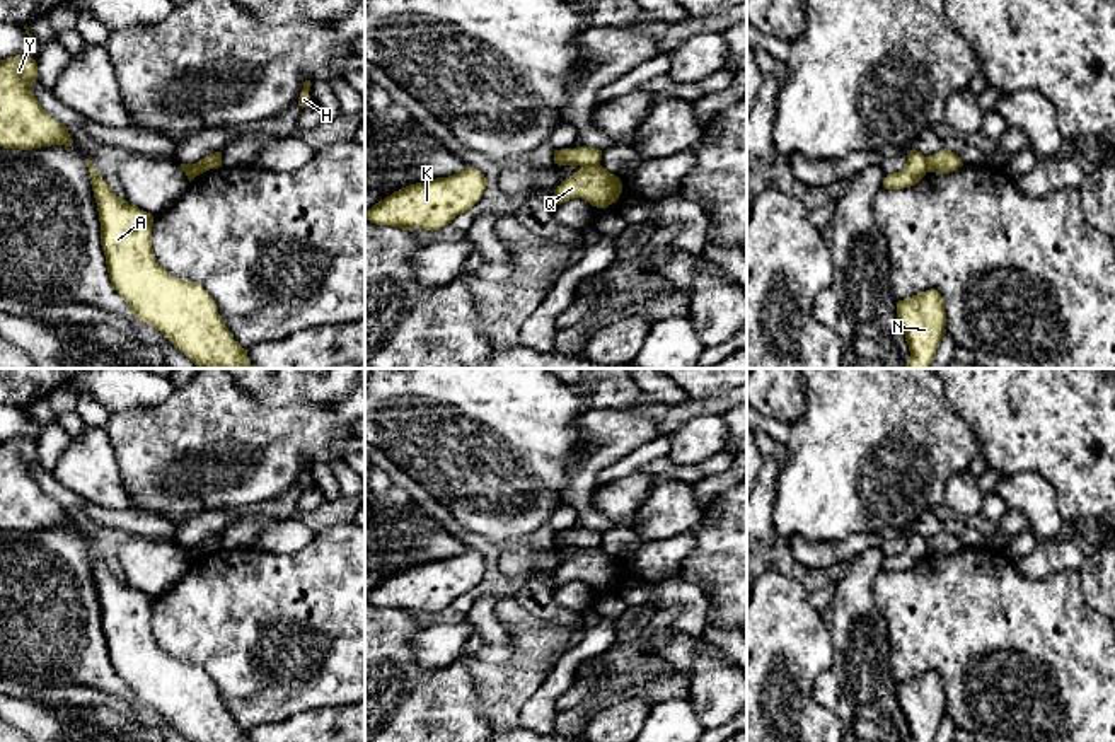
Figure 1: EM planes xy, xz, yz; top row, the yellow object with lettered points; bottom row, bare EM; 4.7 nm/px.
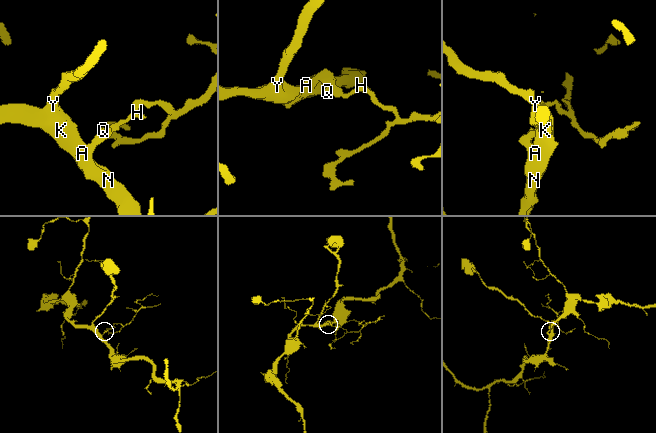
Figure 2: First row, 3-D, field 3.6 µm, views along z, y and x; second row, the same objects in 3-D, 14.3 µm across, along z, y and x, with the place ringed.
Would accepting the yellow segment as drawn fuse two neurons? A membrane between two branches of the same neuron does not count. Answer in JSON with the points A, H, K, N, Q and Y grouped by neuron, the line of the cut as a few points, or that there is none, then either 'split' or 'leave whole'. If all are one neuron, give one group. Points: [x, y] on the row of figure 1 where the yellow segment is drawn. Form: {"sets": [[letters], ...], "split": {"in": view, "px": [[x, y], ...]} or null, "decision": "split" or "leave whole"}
{"sets": [["A", "K", "N", "Y"], ["H", "Q"]], "split": {"in": "xz", "px": [[599, 162], [582, 168]]}, "decision": "split"}

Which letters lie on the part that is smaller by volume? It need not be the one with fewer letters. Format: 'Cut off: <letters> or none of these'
Cut off: H, Q

